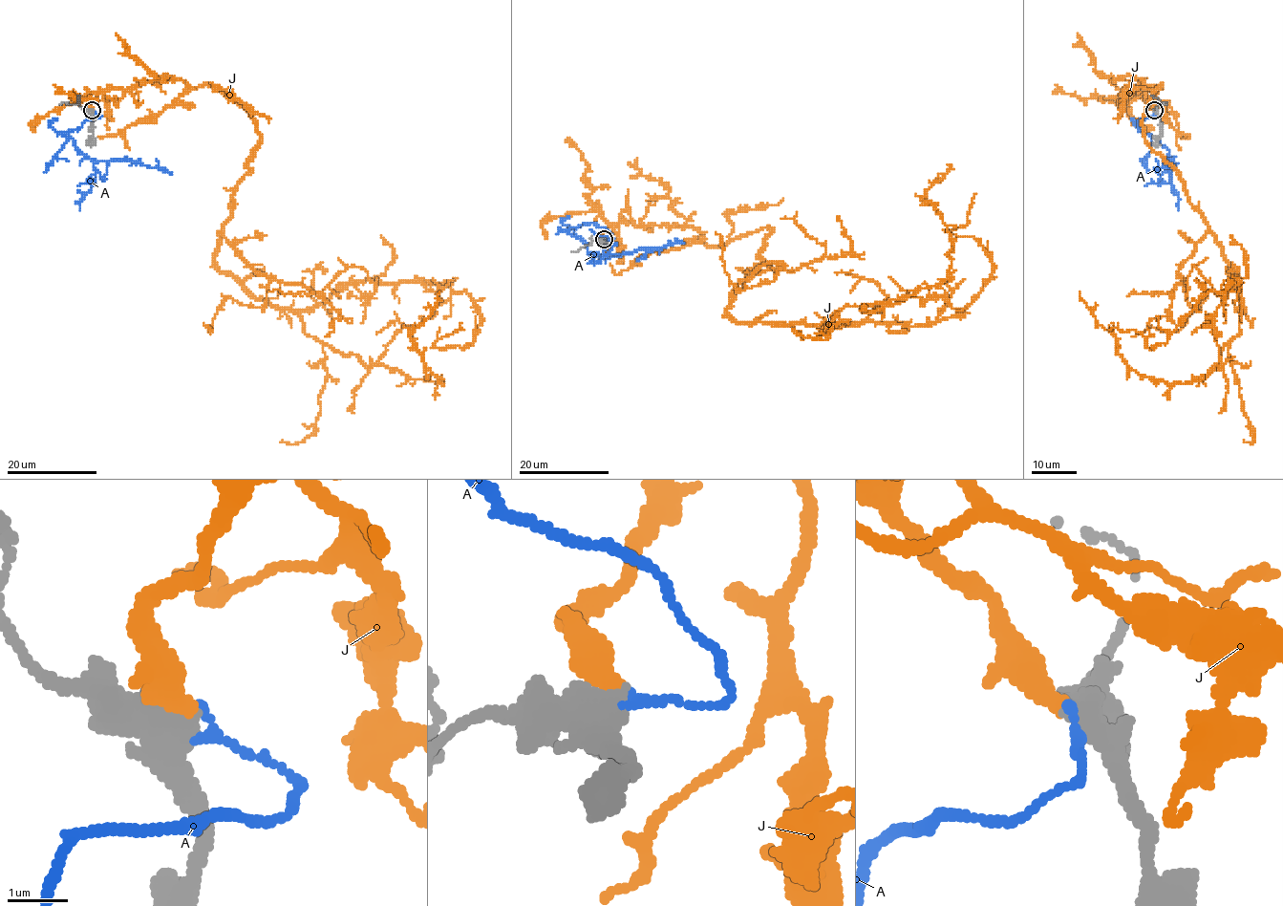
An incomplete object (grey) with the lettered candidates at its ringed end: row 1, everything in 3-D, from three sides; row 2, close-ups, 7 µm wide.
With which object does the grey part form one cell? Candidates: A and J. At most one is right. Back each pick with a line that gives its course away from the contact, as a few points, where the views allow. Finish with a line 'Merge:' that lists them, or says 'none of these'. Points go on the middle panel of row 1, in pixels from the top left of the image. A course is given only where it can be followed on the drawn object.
J: course (604, 239), (767, 227), (734, 321), (927, 325), (990, 278), (947, 229), (975, 193)
Merge: J

